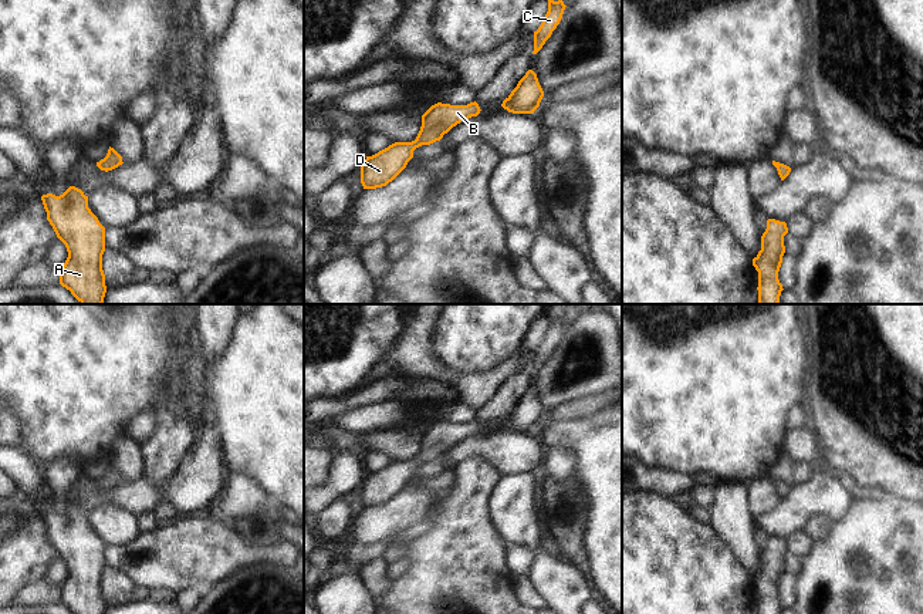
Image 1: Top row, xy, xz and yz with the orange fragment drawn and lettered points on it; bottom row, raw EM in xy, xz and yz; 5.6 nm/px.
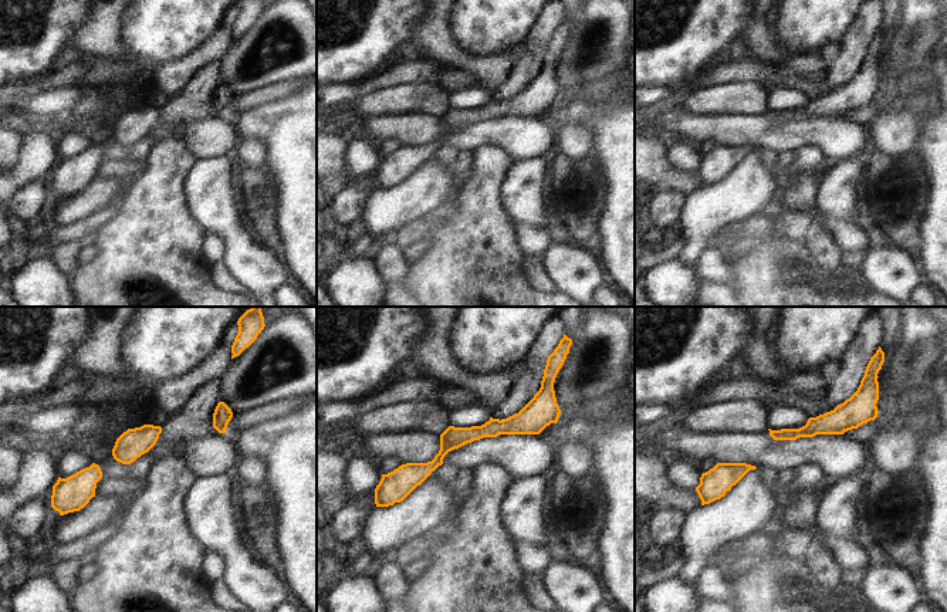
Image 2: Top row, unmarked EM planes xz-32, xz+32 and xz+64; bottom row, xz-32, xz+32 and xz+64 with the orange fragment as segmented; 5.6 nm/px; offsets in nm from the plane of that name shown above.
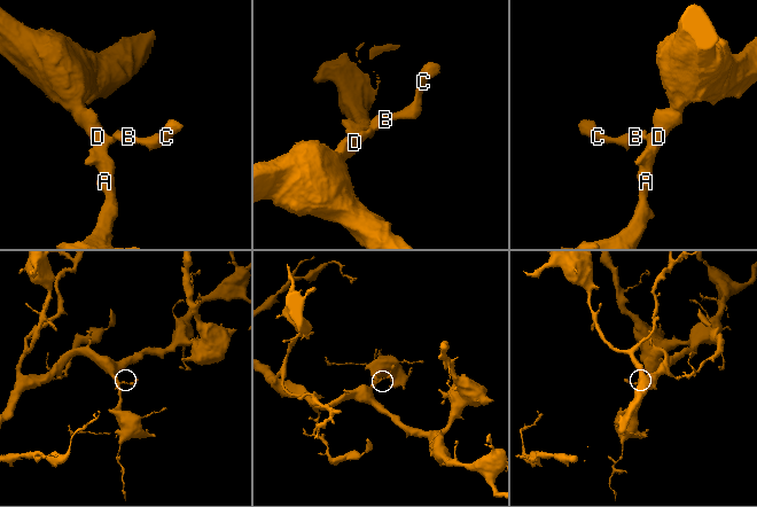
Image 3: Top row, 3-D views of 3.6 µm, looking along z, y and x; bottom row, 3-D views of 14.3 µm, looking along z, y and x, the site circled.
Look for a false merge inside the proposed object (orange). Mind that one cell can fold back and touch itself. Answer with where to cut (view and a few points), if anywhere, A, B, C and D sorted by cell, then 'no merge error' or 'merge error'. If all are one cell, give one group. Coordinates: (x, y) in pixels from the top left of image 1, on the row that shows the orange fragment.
no cut | A B C D | no merge error

